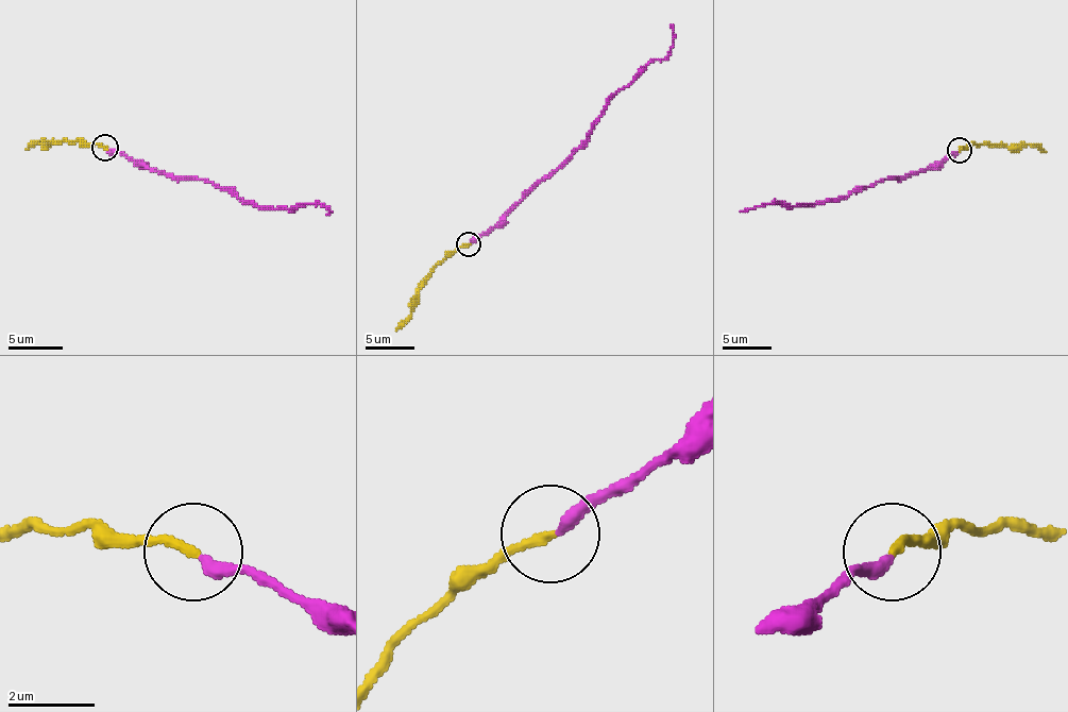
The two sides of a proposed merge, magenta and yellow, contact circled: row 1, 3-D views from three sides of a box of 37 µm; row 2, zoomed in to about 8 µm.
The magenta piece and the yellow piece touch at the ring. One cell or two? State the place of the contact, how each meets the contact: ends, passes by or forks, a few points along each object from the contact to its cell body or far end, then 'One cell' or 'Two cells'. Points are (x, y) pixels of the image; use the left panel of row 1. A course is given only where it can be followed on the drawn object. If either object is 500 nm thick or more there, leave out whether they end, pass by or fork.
Place: (105, 147). At the ring magenta ends. At the ring yellow ends. Course of magenta: (107, 149), (174, 176), (229, 187), (258, 206), (321, 203), (329, 208), (326, 215). Course of yellow: (104, 147), (41, 141), (26, 149). One cell

